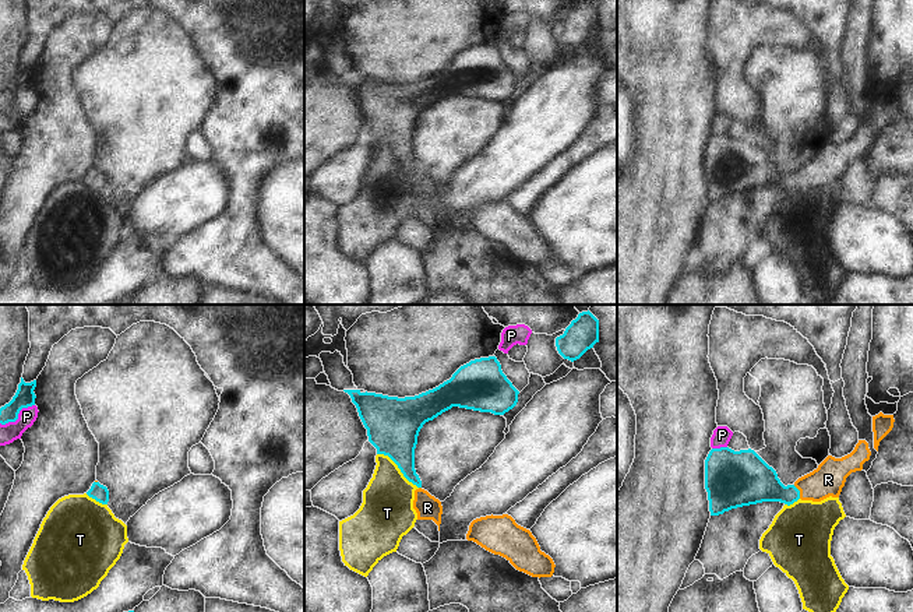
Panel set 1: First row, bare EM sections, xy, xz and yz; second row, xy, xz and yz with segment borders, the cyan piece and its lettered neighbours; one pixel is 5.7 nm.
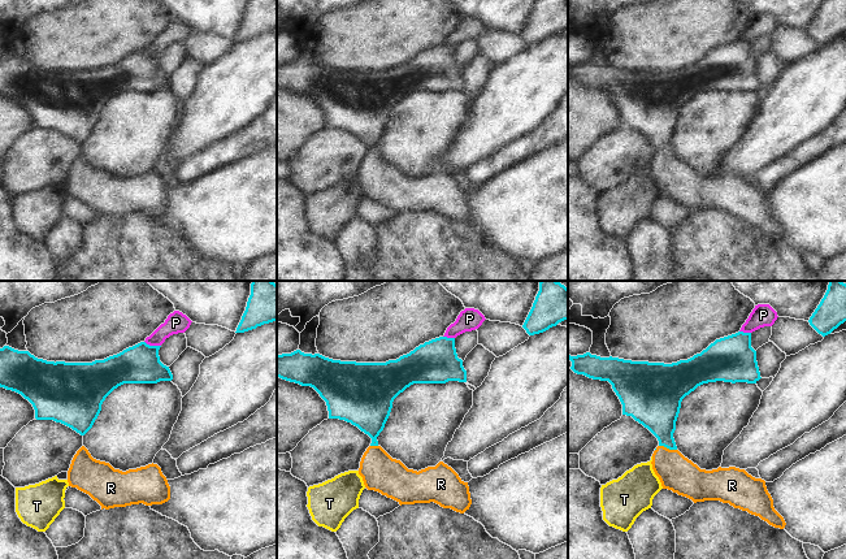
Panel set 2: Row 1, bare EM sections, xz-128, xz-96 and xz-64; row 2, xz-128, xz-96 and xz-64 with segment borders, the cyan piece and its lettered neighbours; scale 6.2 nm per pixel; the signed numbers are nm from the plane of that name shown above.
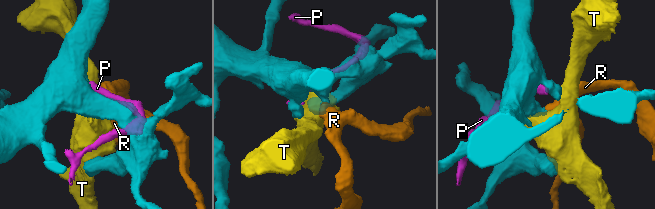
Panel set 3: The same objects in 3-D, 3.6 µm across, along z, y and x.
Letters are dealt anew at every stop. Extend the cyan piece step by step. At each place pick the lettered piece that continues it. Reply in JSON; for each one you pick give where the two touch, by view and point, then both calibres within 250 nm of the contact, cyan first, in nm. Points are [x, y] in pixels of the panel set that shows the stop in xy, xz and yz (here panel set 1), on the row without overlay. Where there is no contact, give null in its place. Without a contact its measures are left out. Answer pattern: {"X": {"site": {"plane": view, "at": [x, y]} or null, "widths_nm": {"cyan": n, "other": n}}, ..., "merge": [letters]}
{"R": {"site": {"plane": "yz", "at": [799, 179]}, "widths_nm": {"cyan": 240, "other": 190}}, "merge": ["R"]}

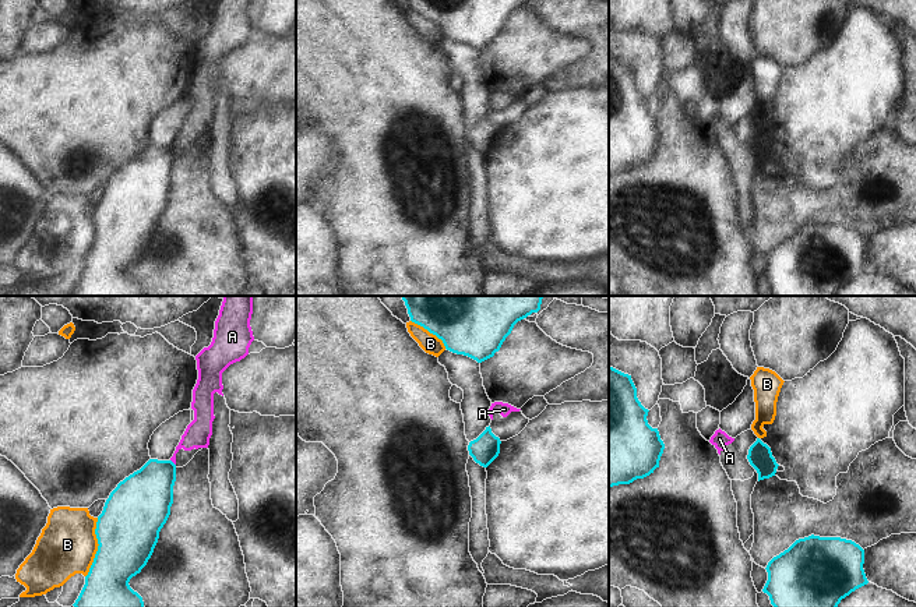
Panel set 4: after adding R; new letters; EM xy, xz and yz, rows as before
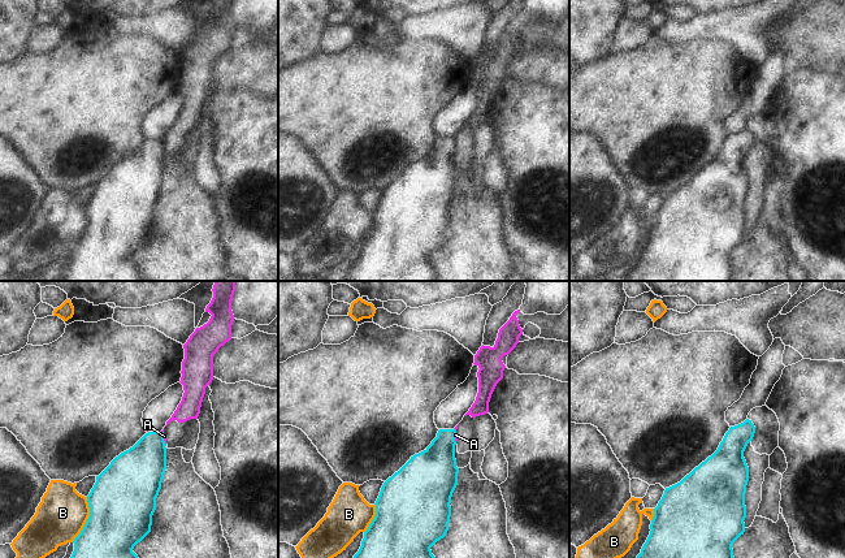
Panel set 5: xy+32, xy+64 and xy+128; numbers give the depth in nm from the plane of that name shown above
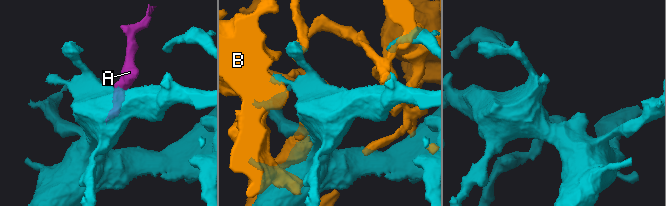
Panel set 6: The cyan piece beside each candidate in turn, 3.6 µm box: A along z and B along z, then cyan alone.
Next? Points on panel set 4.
{"merge": []}

